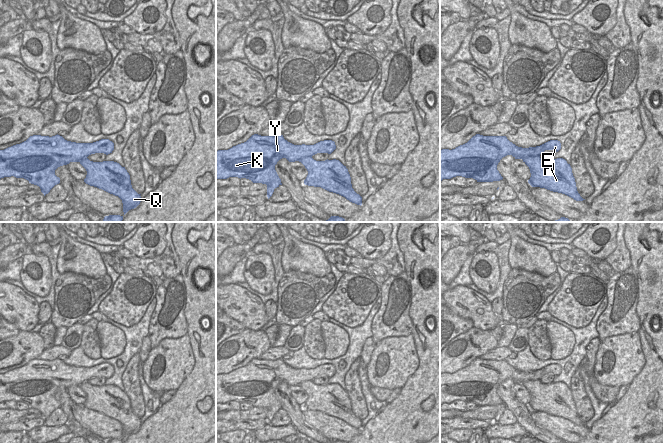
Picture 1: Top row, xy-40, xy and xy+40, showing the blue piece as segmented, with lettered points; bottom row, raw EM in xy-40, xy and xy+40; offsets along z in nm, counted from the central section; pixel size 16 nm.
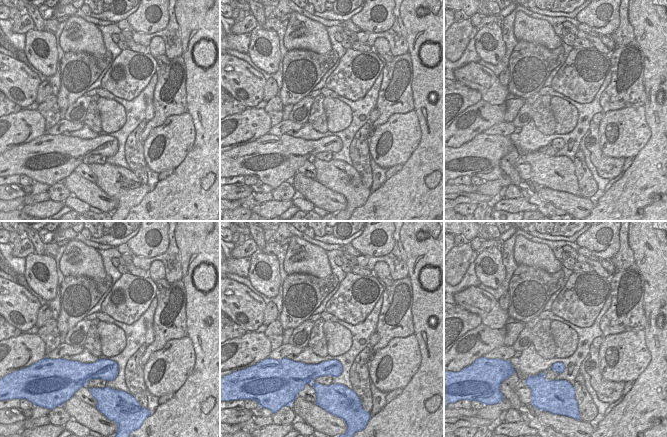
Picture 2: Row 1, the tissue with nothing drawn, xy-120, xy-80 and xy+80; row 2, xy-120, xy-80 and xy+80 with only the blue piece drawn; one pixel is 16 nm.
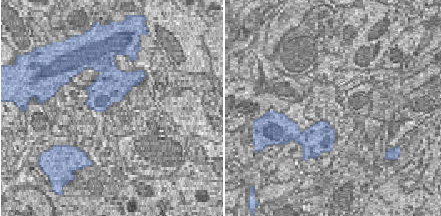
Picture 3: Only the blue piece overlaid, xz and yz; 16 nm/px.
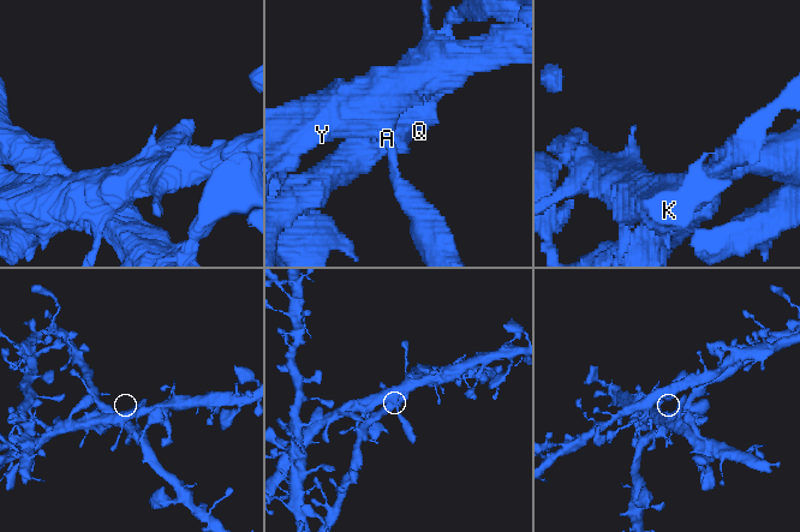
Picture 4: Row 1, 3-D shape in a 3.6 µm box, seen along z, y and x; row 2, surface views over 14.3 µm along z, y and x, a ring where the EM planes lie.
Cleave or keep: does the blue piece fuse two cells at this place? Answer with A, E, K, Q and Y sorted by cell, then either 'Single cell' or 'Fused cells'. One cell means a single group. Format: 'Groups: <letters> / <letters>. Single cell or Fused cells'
Groups: A K Y / E Q. Fused cells.

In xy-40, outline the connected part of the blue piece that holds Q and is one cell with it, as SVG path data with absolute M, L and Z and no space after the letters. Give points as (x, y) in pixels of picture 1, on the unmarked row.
M88 382L82 383L80 388L87 395L84 406L118 420L123 427L124 439L140 428L141 418L132 412L130 399L125 391L114 385L93 386Z

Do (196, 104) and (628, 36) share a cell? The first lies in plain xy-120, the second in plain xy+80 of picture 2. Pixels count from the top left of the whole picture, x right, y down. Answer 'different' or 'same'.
different

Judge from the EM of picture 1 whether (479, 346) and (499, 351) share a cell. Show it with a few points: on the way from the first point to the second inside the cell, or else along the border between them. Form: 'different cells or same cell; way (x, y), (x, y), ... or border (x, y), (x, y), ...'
different cells; border (498, 341), (495, 347), (478, 357)

